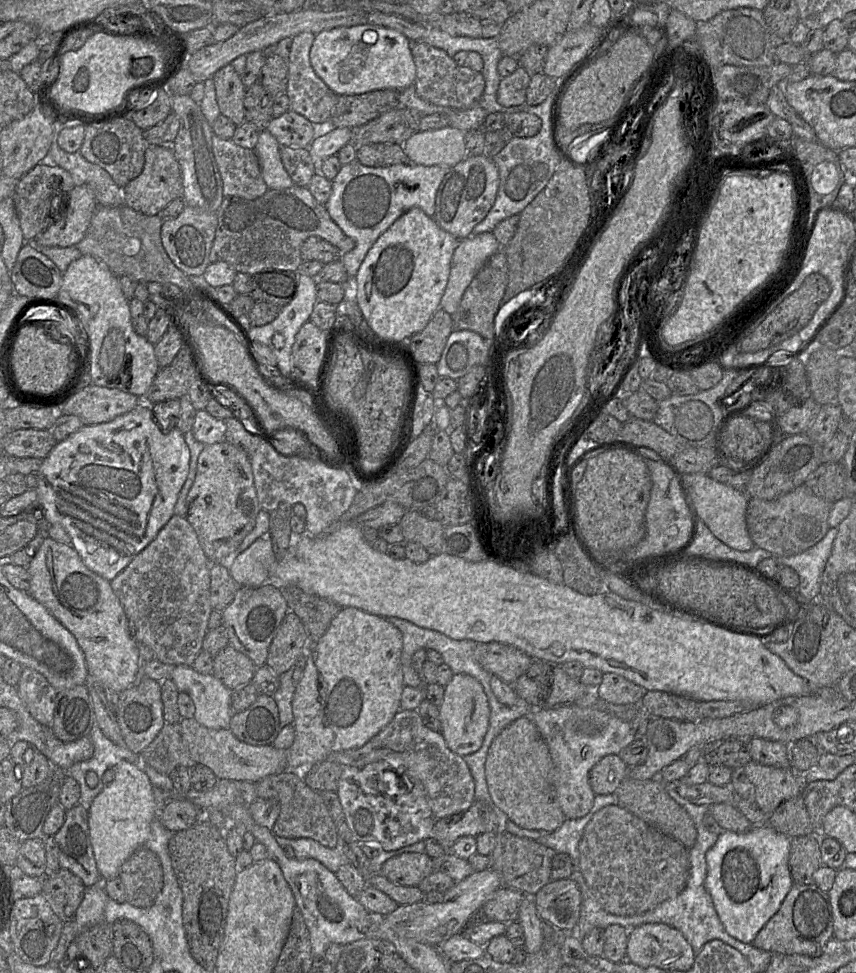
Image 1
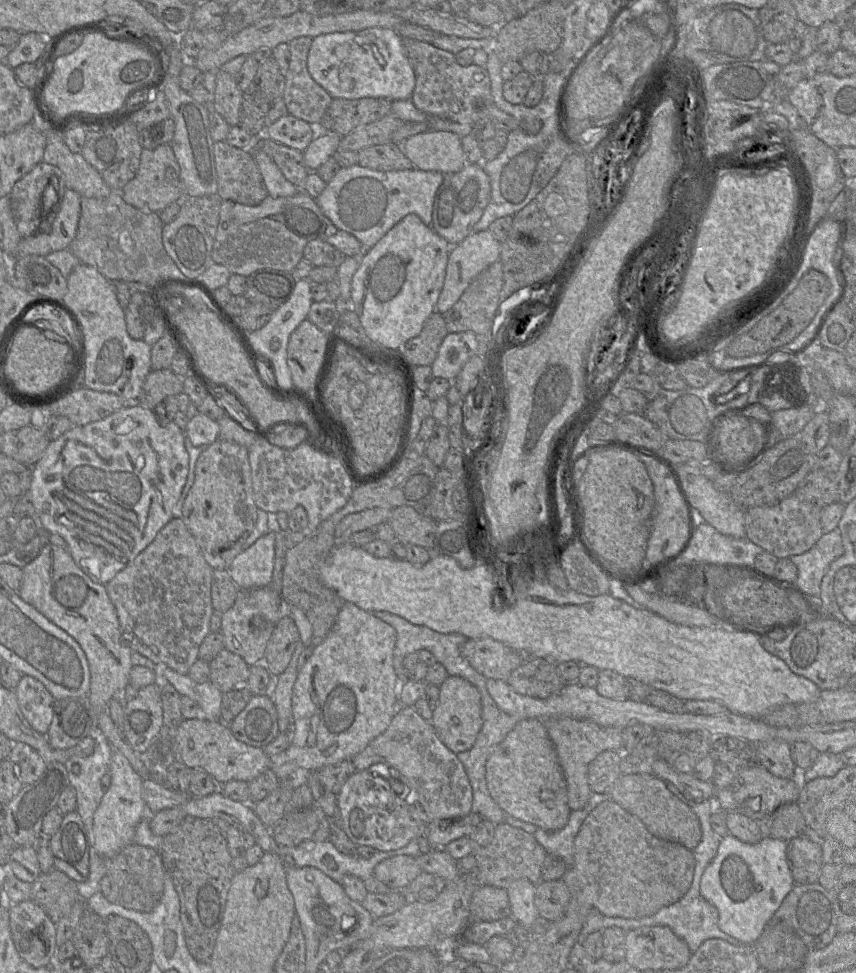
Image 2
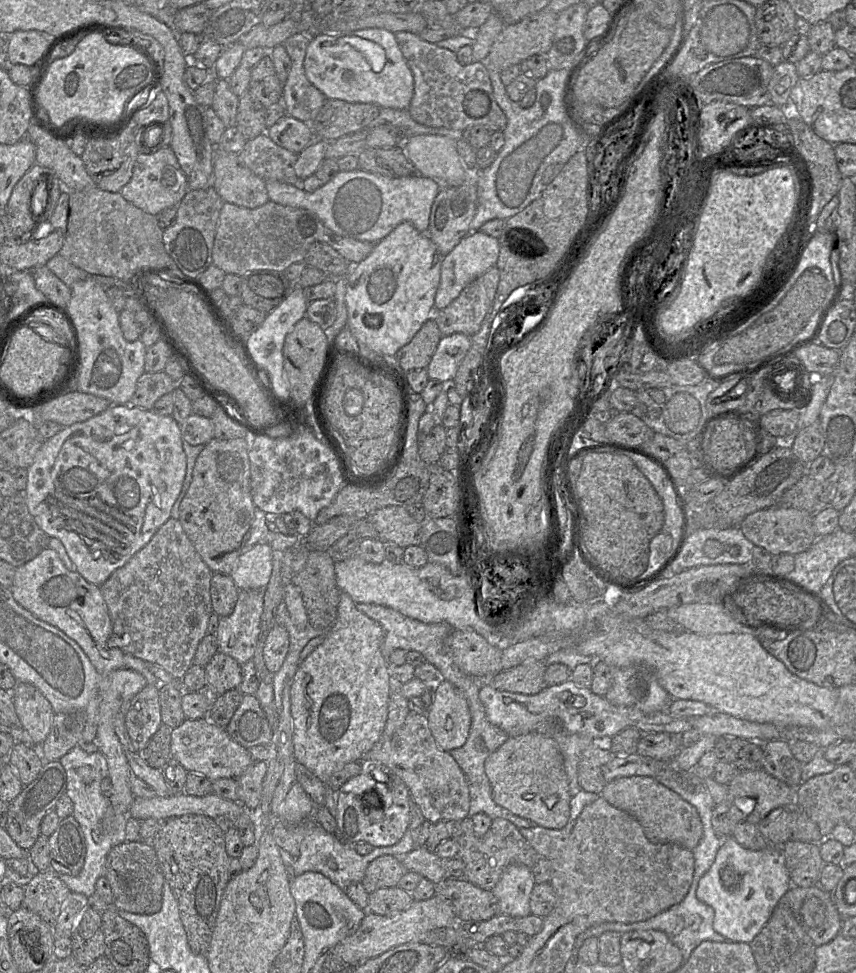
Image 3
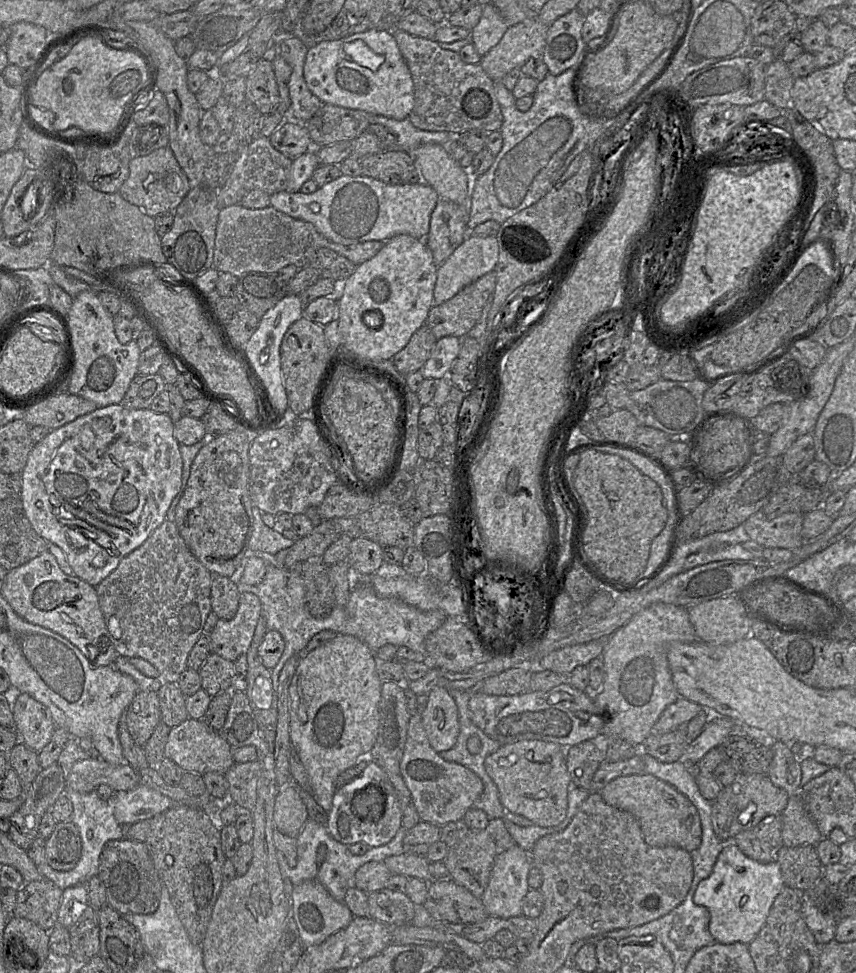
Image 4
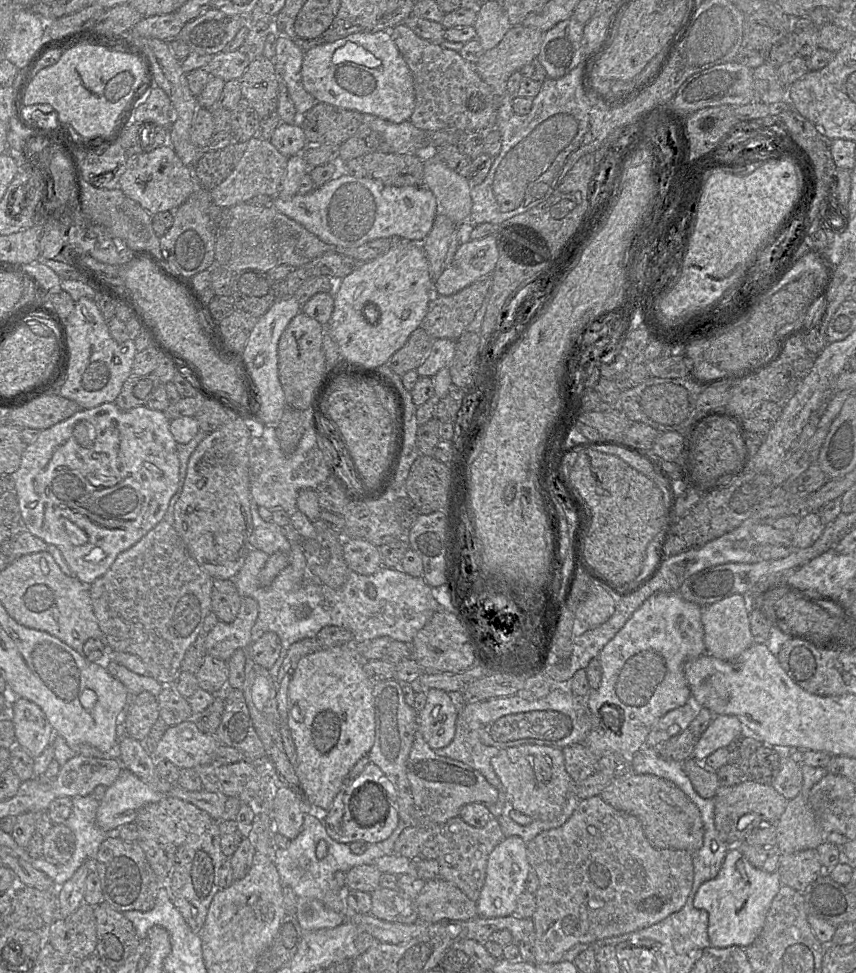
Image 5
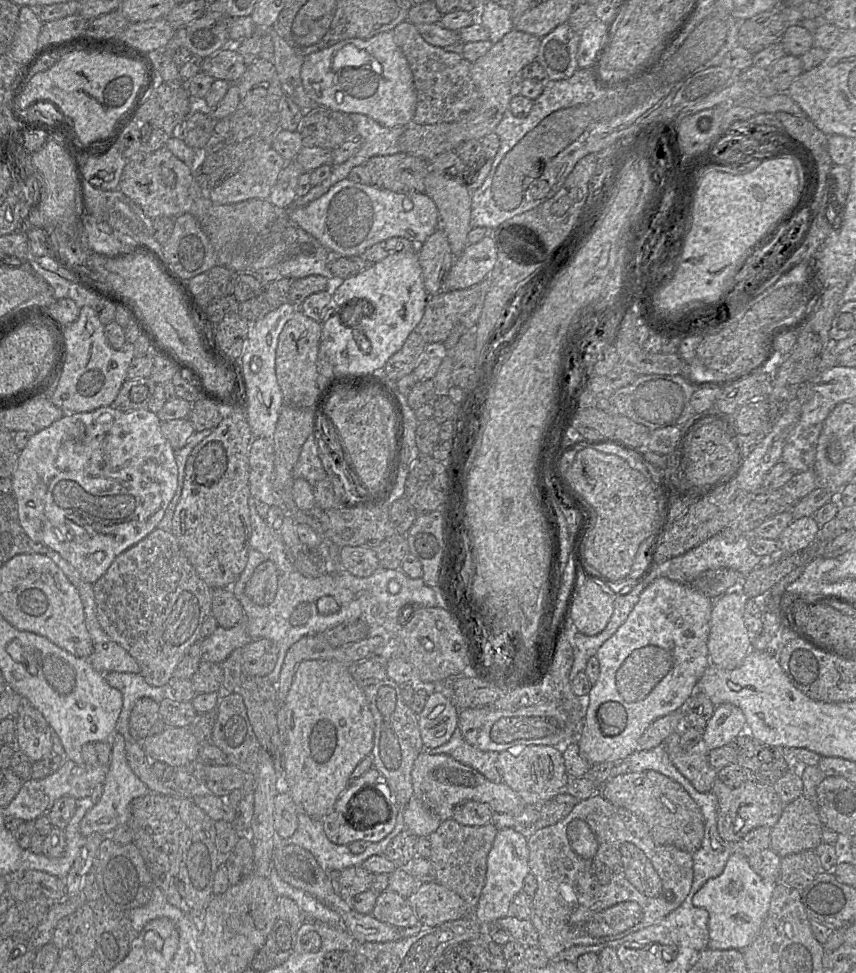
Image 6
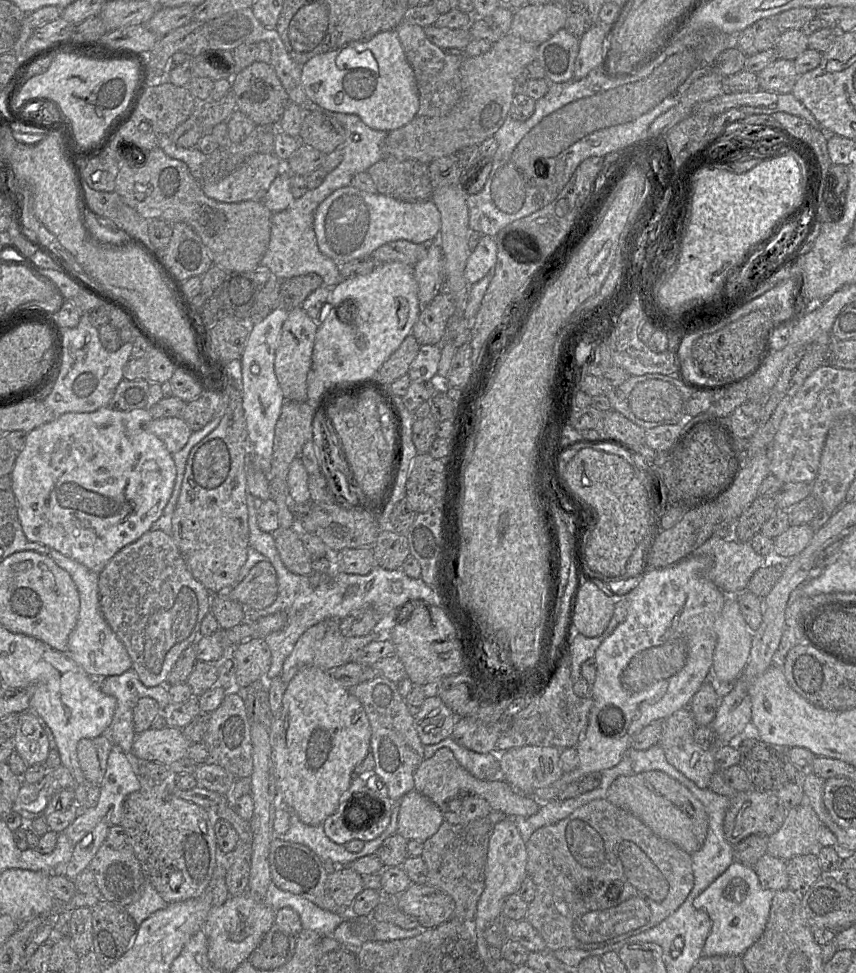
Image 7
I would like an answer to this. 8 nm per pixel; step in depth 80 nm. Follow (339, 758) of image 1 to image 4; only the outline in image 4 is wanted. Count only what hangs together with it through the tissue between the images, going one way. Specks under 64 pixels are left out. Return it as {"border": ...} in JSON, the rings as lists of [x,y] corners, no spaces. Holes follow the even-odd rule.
{"border":[[[416,713],[409,719],[400,772],[420,820],[440,827],[463,819],[483,792],[483,783],[478,775],[461,764],[443,759],[431,747],[421,715]]]}

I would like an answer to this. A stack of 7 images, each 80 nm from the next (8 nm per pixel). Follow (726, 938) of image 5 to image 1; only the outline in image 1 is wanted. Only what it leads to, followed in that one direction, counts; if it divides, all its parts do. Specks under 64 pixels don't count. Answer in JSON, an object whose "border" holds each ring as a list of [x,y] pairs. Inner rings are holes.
{"border":[[[754,825],[746,833],[724,830],[716,843],[706,853],[707,875],[705,888],[729,935],[752,944],[762,927],[779,910],[794,881],[789,868],[791,838],[779,833],[769,825]]]}

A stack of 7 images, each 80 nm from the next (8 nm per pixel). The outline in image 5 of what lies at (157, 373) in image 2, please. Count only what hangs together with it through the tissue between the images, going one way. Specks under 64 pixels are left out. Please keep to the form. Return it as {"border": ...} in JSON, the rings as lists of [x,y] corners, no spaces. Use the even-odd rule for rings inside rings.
{"border":[[[154,373],[131,375],[124,382],[114,403],[122,410],[147,405],[160,385],[162,383]]]}

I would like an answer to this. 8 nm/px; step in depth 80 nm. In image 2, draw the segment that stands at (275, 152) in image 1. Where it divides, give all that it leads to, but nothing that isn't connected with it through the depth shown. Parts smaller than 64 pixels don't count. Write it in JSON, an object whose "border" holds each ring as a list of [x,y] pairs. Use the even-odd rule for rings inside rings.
{"border":[[[255,146],[253,156],[269,196],[274,198],[289,197],[300,191],[285,178],[278,166],[262,149]]]}

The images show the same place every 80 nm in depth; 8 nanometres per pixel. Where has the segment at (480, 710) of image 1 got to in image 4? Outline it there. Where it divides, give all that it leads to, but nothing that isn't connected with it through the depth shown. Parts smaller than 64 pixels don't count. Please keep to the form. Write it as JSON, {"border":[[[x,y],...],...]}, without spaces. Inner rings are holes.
{"border":[[[434,687],[428,693],[428,703],[421,719],[429,743],[437,753],[455,745],[459,735],[458,708],[446,688]]]}

